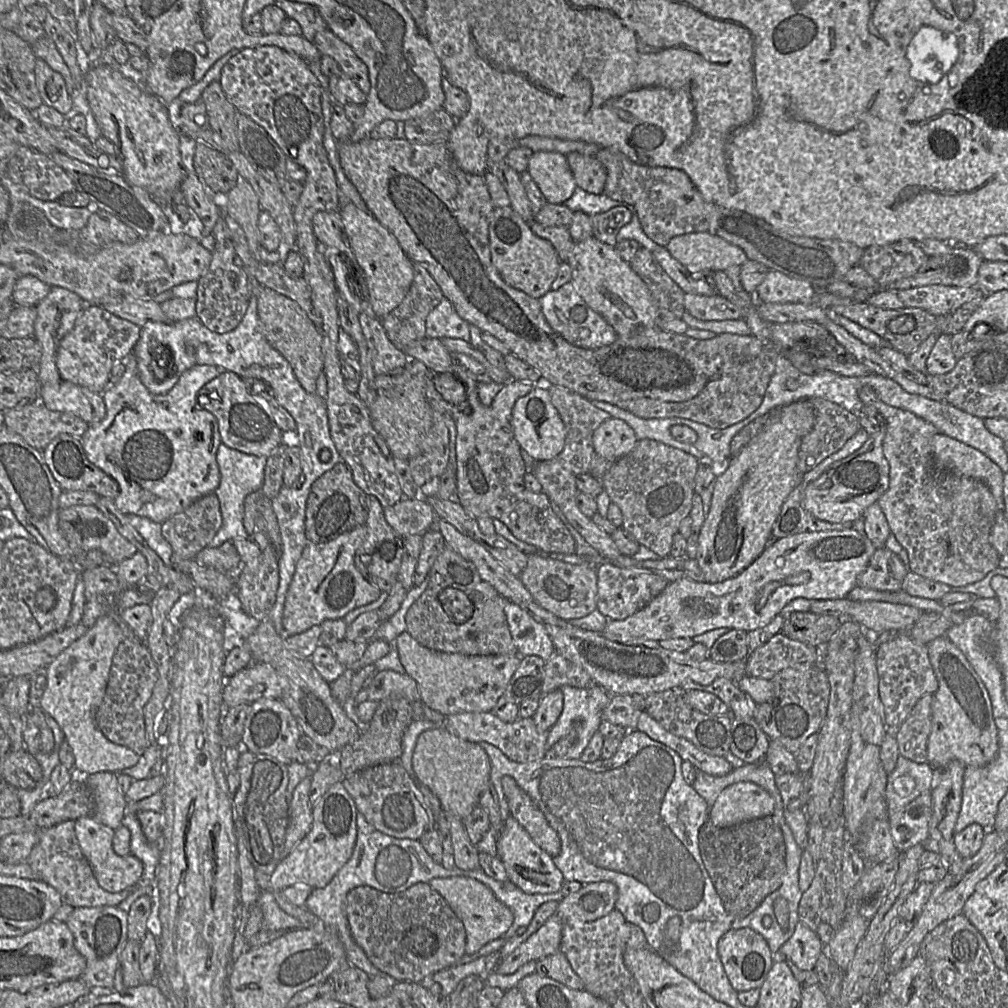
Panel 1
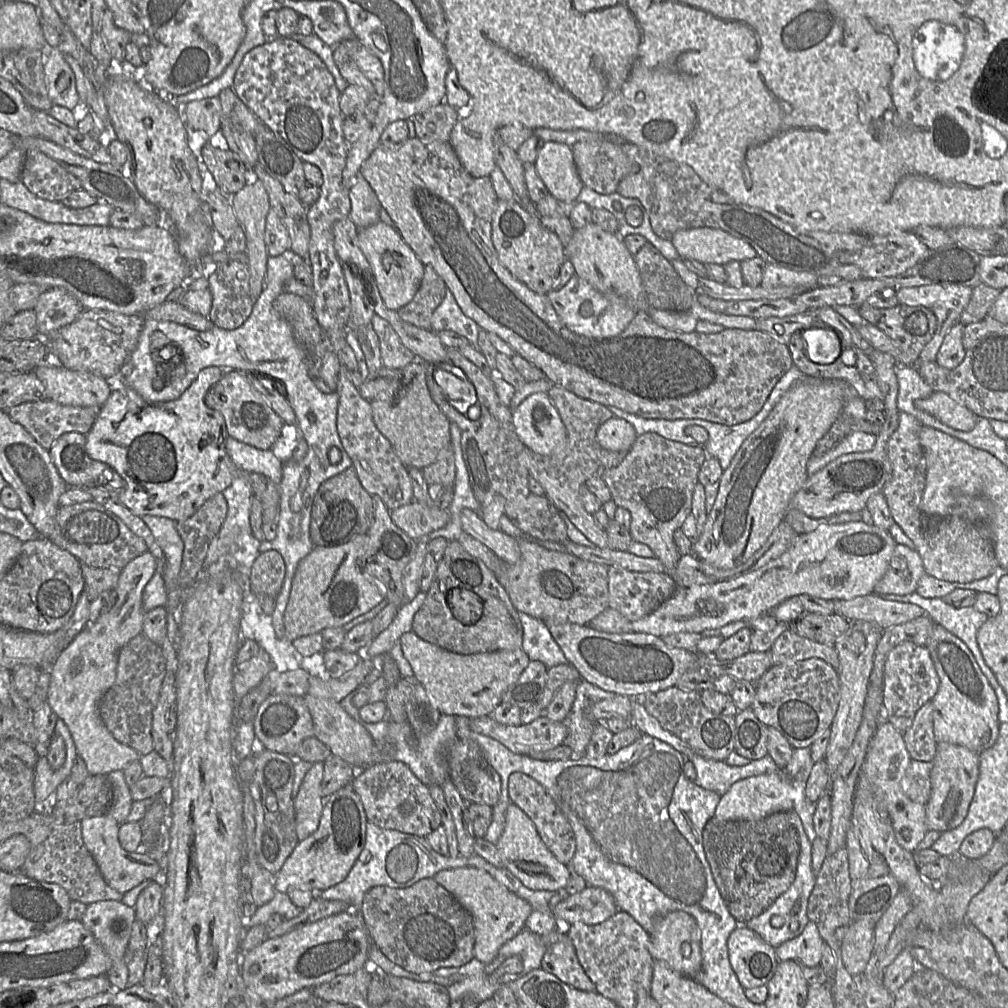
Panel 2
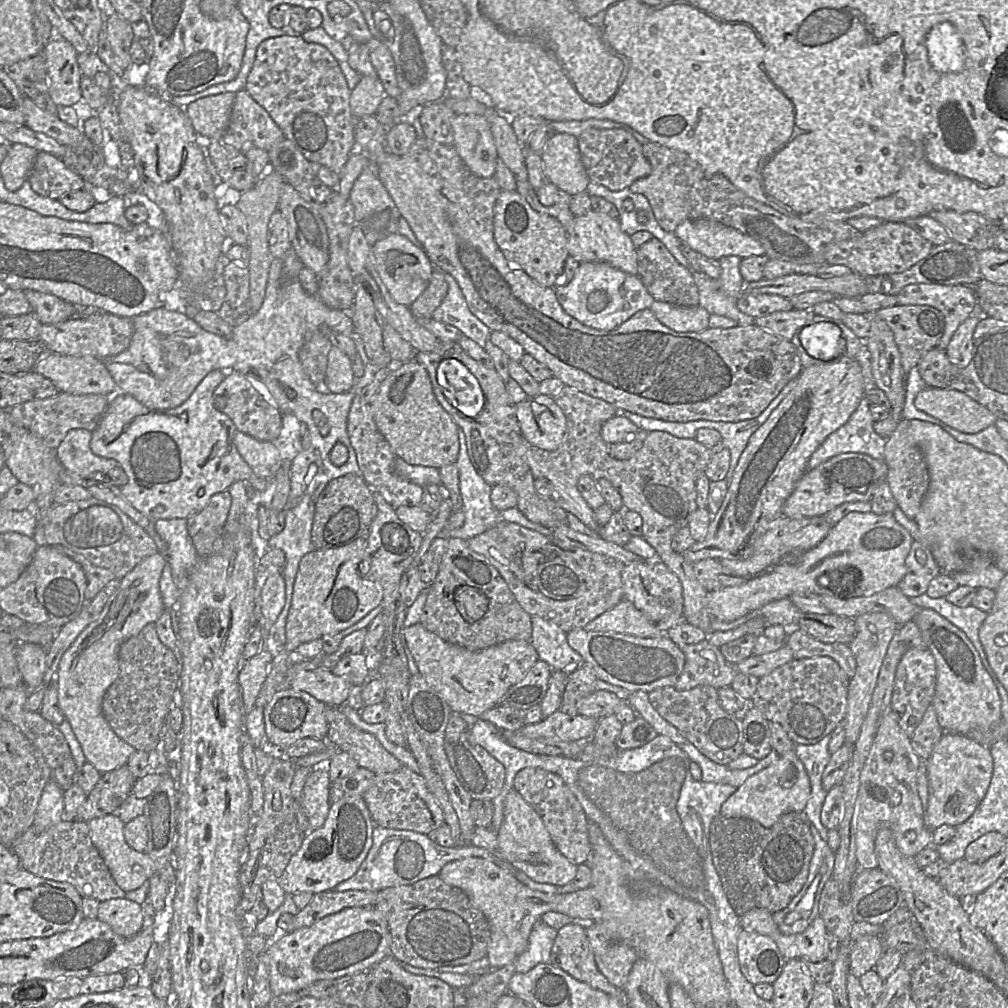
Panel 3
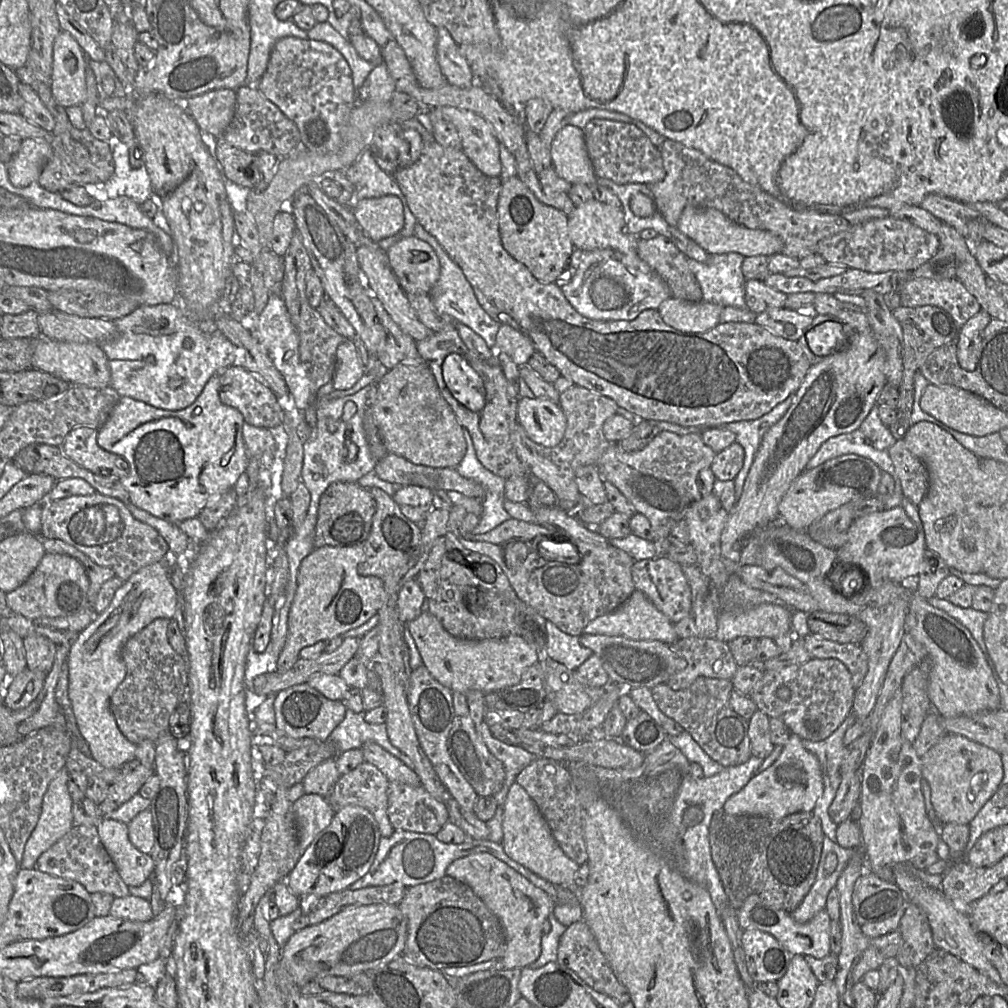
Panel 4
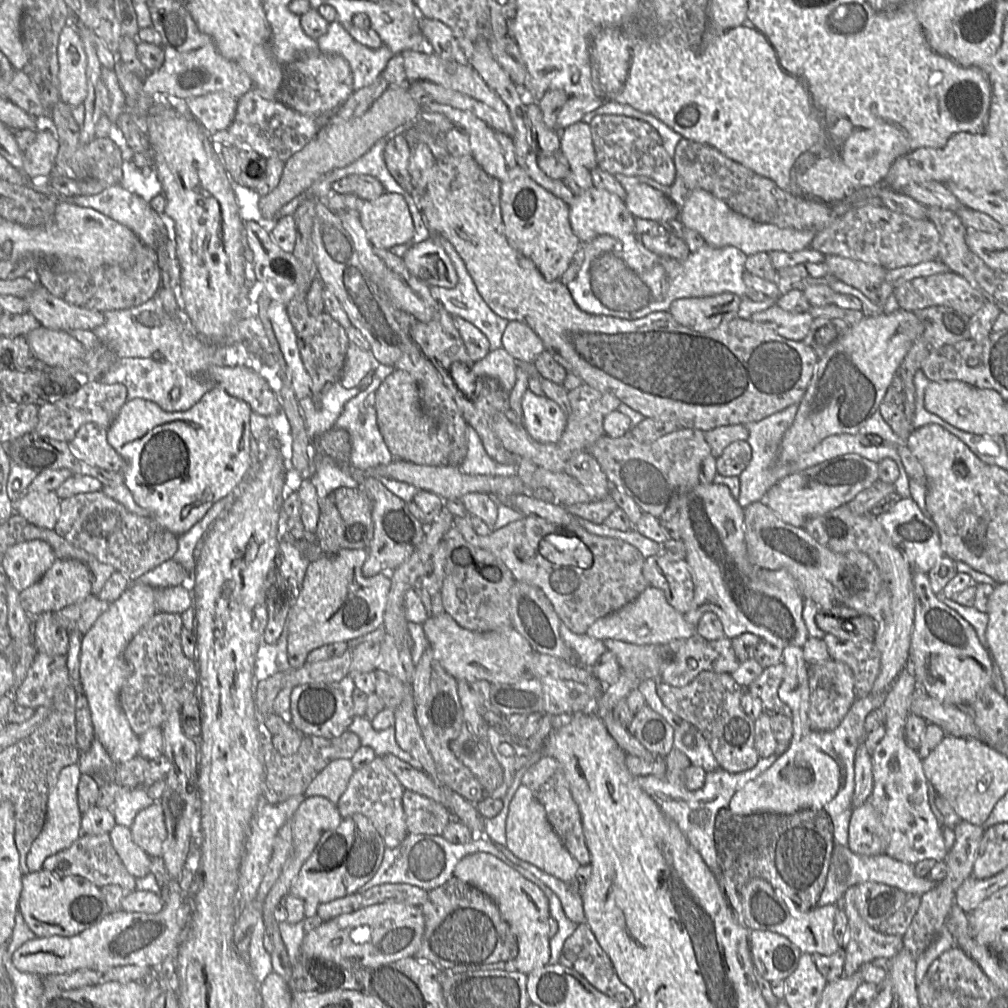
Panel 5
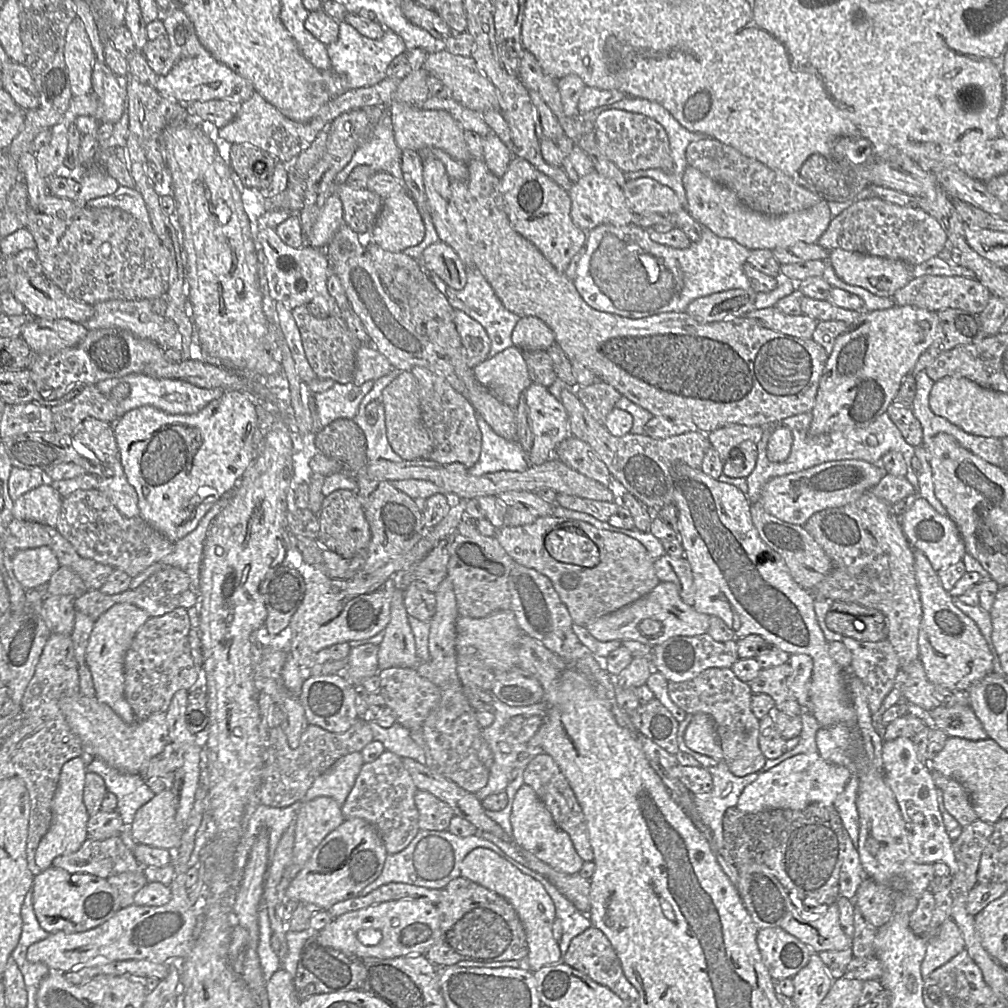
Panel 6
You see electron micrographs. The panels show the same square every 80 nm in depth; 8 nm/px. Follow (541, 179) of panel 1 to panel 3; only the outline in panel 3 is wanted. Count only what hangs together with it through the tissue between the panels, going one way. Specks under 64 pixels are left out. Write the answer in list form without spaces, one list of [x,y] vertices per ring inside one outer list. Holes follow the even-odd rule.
[[[556,133],[541,154],[546,180],[570,196],[584,192],[590,183],[578,144],[577,137]]]

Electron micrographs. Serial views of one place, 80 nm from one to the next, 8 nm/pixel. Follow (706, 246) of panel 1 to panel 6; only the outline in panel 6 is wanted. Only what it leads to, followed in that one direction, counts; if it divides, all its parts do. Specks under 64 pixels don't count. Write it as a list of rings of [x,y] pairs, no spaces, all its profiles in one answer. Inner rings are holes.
[[[687,166],[682,181],[687,196],[686,209],[691,216],[717,236],[733,239],[750,250],[773,250],[798,242],[816,243],[833,218],[825,199],[808,209],[777,216],[754,211],[745,206],[734,191],[692,166]]]

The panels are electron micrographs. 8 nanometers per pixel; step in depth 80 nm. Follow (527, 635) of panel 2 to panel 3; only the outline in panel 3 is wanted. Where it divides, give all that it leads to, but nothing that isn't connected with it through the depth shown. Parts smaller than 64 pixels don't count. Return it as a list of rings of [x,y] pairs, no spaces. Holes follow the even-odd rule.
[[[538,616],[531,617],[532,634],[530,644],[535,648],[539,660],[546,662],[553,670],[571,671],[583,663],[579,653],[573,650],[567,641],[567,633],[553,623]]]

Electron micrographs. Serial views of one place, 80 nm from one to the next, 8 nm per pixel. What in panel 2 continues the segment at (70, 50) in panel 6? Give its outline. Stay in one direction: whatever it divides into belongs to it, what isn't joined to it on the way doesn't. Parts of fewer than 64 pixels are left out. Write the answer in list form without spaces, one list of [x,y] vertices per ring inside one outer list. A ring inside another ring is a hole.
[[[46,44],[42,51],[44,81],[51,103],[72,110],[80,100],[73,70],[57,46]]]

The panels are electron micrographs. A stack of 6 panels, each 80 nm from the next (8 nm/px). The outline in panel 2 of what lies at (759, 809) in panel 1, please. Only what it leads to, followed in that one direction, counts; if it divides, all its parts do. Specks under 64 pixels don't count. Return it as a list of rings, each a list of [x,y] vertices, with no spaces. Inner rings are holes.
[[[779,769],[774,773],[752,776],[735,782],[721,796],[714,817],[720,821],[728,820],[761,820],[774,813],[791,811],[795,802],[792,798],[792,779]]]

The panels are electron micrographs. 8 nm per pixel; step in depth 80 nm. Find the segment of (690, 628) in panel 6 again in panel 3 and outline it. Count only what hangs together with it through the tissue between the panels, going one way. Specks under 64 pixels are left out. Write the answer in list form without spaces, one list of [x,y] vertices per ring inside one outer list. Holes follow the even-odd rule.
[[[622,599],[612,609],[604,612],[585,627],[586,631],[615,632],[642,638],[652,638],[666,635],[656,624],[648,620],[643,612],[634,604]]]

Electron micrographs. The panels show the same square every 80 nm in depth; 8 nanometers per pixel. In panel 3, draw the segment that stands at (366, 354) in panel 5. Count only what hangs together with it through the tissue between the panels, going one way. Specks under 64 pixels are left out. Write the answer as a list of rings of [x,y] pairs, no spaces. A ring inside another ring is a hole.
[[[332,347],[328,354],[328,363],[324,384],[333,394],[349,392],[355,384],[352,360],[339,348]]]

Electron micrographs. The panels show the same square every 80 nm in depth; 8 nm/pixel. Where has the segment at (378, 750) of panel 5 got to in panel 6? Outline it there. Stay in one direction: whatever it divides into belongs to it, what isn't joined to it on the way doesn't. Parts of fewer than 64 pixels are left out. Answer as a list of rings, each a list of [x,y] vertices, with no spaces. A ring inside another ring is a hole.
[[[369,721],[374,741],[381,742],[386,751],[402,758],[411,758],[422,765],[426,765],[426,751],[411,737],[411,732],[399,723],[390,728],[382,728],[375,721]]]

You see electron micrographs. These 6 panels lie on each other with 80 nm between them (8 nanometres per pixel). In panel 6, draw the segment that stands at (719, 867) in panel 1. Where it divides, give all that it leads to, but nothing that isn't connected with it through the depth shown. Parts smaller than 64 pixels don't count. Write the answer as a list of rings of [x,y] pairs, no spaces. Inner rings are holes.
[[[812,803],[802,810],[767,809],[742,812],[736,806],[723,815],[724,848],[733,858],[737,870],[749,863],[765,865],[790,893],[793,903],[807,911],[826,909],[839,896],[839,875],[846,849],[855,849],[833,804]]]

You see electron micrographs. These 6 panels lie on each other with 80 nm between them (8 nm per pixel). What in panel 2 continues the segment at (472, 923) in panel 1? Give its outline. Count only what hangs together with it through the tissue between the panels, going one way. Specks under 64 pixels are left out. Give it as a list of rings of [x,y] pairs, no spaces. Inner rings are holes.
[[[475,867],[450,868],[437,872],[433,878],[472,915],[475,928],[474,958],[485,965],[496,958],[505,943],[524,929],[532,913],[529,902],[511,892],[485,870]]]

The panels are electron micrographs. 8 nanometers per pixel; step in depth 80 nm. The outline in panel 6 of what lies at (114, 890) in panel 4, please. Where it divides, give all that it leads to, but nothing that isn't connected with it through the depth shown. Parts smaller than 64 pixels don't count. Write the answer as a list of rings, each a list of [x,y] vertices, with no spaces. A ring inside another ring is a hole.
[[[119,836],[104,840],[88,838],[76,852],[56,857],[51,867],[103,879],[121,873],[143,871],[145,868]]]

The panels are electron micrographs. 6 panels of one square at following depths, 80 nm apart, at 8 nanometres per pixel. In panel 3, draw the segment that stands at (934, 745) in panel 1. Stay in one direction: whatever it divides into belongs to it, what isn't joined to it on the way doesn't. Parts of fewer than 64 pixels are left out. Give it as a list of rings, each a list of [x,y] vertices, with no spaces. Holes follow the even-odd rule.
[[[922,608],[912,621],[919,627],[935,659],[937,677],[932,705],[942,730],[968,736],[972,731],[987,731],[998,723],[1001,720],[1000,695],[966,634],[932,609]]]

